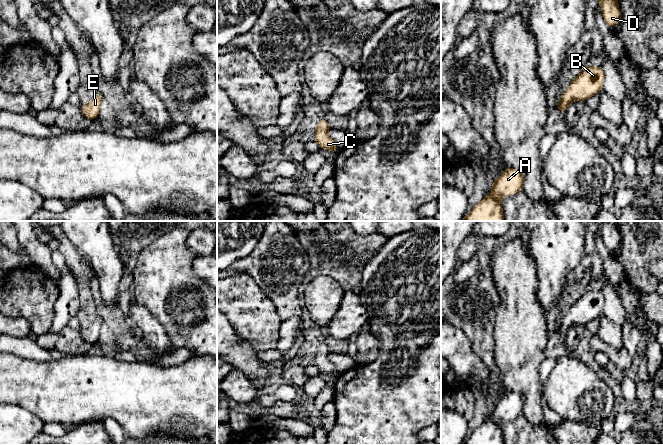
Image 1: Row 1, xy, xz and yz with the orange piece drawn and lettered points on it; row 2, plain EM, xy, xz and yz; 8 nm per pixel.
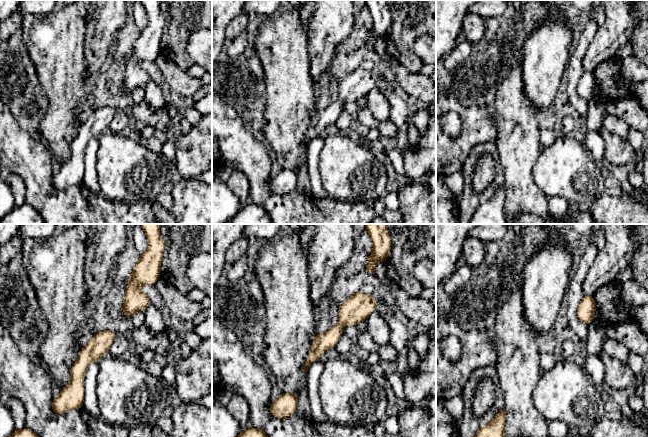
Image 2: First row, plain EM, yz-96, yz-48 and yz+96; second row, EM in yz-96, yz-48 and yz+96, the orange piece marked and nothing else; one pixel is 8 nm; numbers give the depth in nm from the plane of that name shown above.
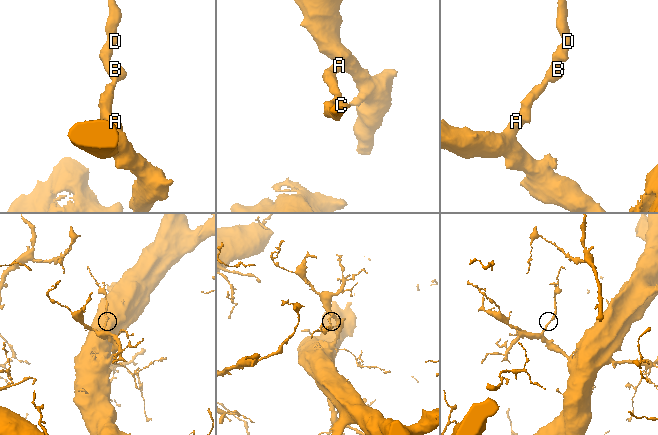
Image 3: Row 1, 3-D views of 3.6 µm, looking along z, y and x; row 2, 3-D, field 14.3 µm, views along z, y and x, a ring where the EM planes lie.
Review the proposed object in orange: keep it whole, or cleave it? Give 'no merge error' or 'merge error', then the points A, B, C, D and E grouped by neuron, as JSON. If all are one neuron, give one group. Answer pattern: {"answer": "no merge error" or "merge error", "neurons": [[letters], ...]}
{"answer": "no merge error", "neurons": [["A", "B", "C", "D", "E"]]}

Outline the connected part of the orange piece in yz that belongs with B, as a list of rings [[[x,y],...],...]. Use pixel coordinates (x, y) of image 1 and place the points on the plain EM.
[[[587,289],[570,307],[567,314],[560,322],[557,334],[559,337],[568,331],[573,324],[586,325],[591,320],[598,318],[603,313],[605,296],[601,291]]]

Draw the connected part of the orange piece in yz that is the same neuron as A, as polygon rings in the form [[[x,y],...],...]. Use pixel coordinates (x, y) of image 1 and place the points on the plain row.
[[[506,392],[492,407],[491,417],[476,428],[462,445],[504,445],[501,423],[522,414],[524,401],[520,394]]]

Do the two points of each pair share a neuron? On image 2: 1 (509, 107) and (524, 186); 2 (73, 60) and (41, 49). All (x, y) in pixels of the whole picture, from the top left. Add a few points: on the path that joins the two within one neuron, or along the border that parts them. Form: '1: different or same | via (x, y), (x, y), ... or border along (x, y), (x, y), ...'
1: same | via (510, 127), (510, 133), (518, 141), (518, 166)
2: same | via (65, 60), (53, 49), (49, 49)

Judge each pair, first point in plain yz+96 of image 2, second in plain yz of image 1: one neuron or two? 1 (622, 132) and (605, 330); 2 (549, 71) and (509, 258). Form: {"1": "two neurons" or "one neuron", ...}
{"1": "one neuron", "2": "two neurons"}

